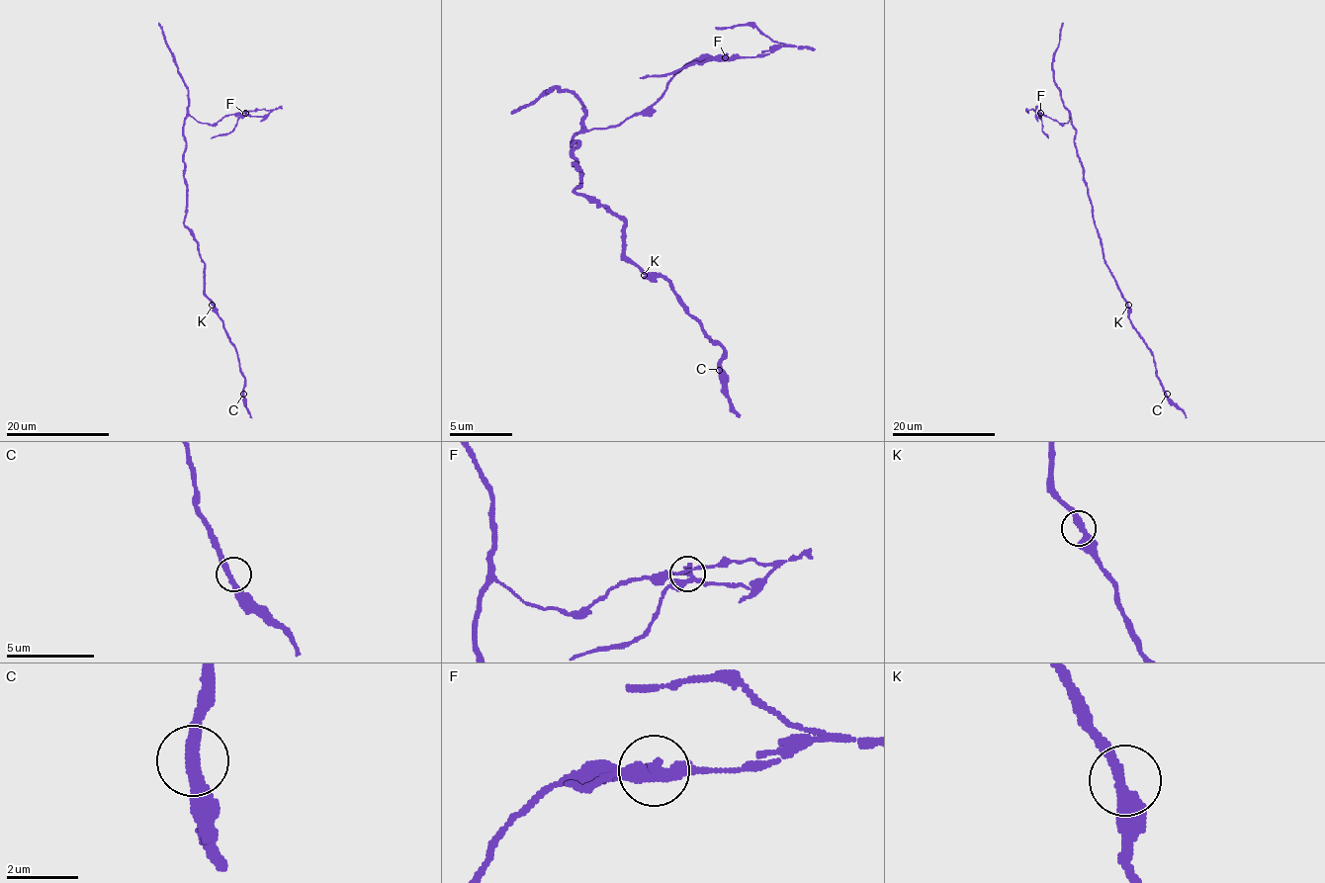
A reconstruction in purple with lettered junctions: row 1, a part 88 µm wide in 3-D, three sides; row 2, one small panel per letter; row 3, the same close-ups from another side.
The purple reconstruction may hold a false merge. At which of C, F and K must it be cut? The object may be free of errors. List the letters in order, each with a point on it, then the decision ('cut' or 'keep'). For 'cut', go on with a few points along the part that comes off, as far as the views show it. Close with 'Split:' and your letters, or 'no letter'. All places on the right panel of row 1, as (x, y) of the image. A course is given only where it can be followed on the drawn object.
C: place (1167, 394); keep
F: place (1040, 113); cut; course (1039, 114), (1037, 116), (1033, 110), (1027, 110), (1027, 114)
K: place (1128, 305); keep
Split: F

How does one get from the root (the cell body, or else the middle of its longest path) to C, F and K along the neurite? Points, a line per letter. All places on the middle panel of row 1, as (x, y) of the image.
C: (574, 189), (624, 220), (624, 256), (640, 272), (662, 275), (668, 281), (678, 300), (723, 351), (719, 370)
F: (574, 189), (580, 183), (574, 138), (583, 130), (621, 126), (644, 114), (691, 62), (726, 56)
K: (574, 189), (624, 220), (624, 256), (644, 275)

